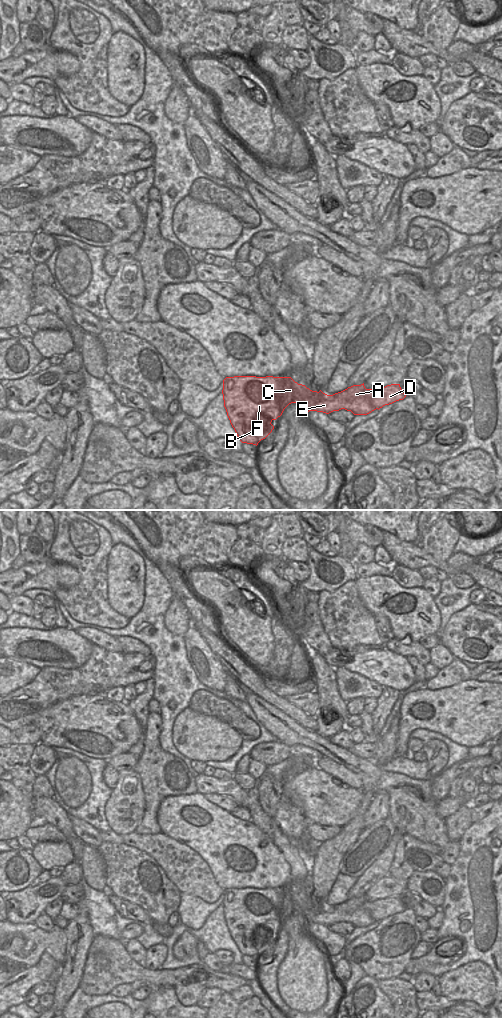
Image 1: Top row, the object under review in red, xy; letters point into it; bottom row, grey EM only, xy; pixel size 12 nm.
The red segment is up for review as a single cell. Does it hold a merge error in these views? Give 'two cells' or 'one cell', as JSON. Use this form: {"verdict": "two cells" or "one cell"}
{"verdict": "two cells"}

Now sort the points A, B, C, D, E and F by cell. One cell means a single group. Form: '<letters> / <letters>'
A E / B C D F

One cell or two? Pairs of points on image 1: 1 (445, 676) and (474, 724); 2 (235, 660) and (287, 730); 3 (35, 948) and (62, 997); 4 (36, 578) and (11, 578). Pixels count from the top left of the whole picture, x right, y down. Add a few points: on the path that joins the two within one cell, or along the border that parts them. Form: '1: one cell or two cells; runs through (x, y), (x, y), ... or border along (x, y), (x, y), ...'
1: two cells; border along (471, 678), (450, 686), (433, 690), (428, 689)
2: two cells; border along (246, 687), (285, 714)
3: two cells; border along (64, 960), (61, 966), (61, 973), (53, 985)
4: one cell; runs through (30, 578), (17, 580)

